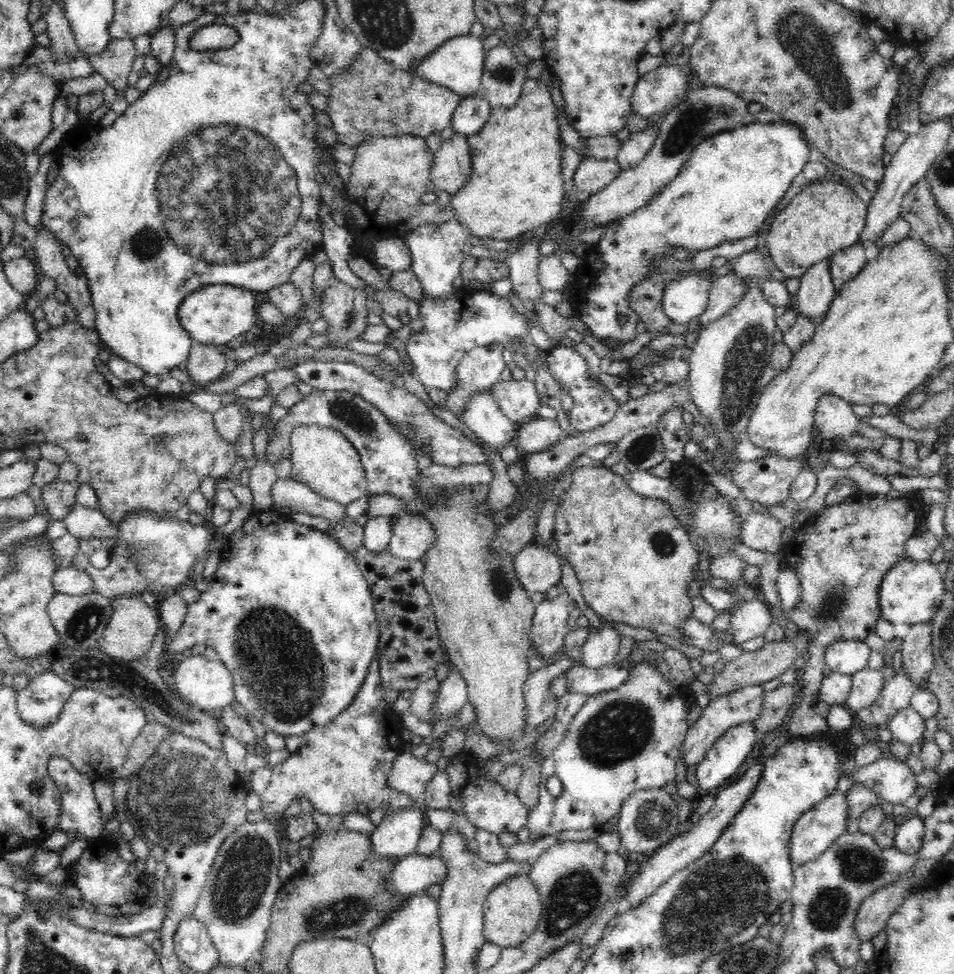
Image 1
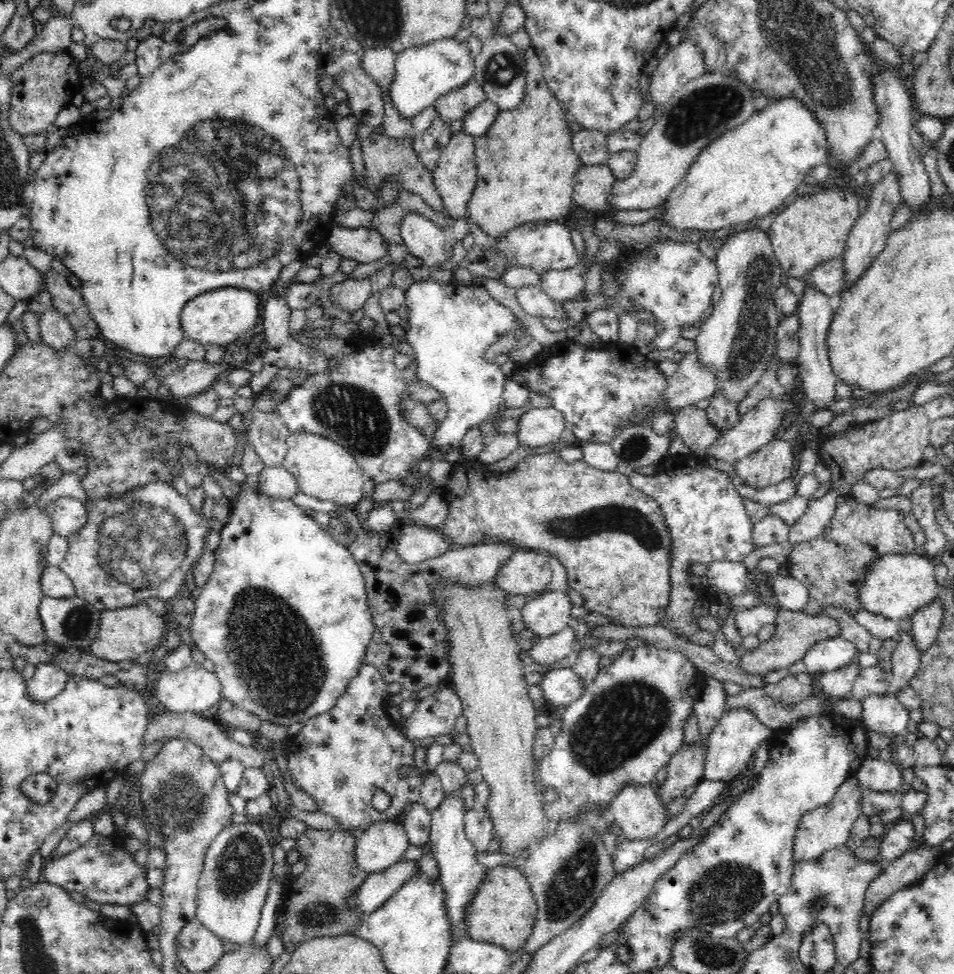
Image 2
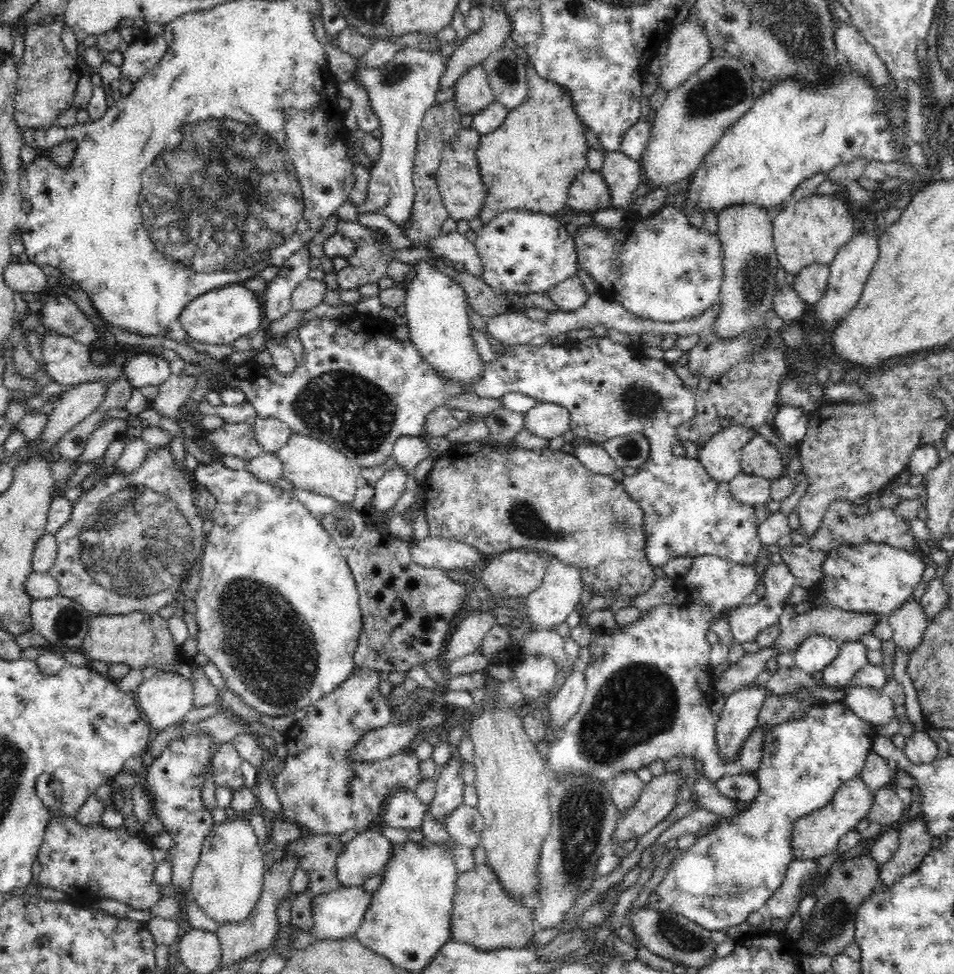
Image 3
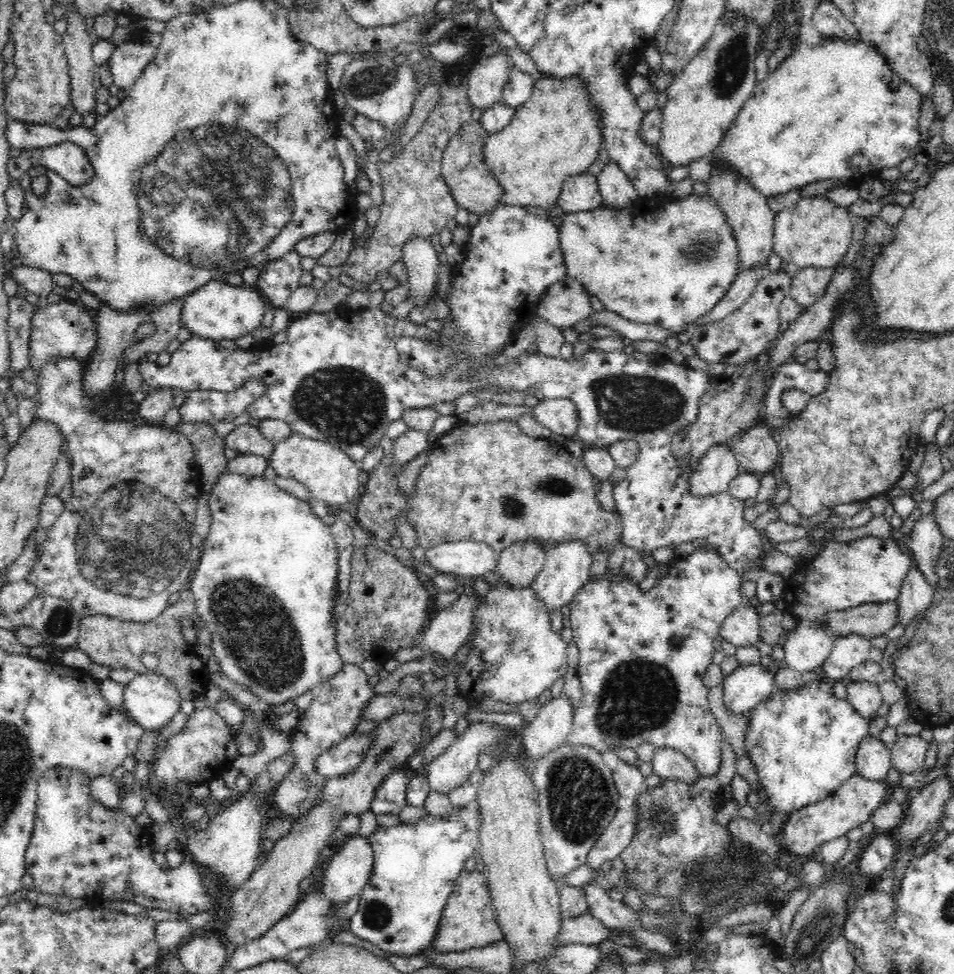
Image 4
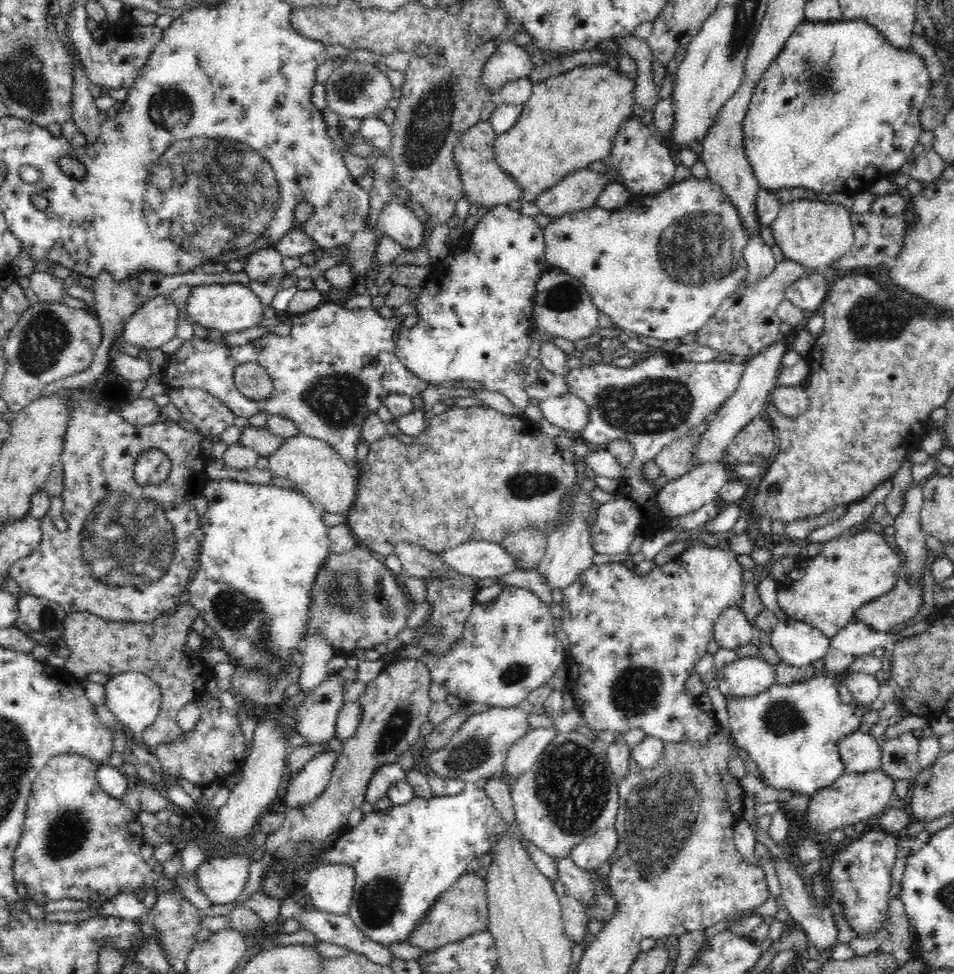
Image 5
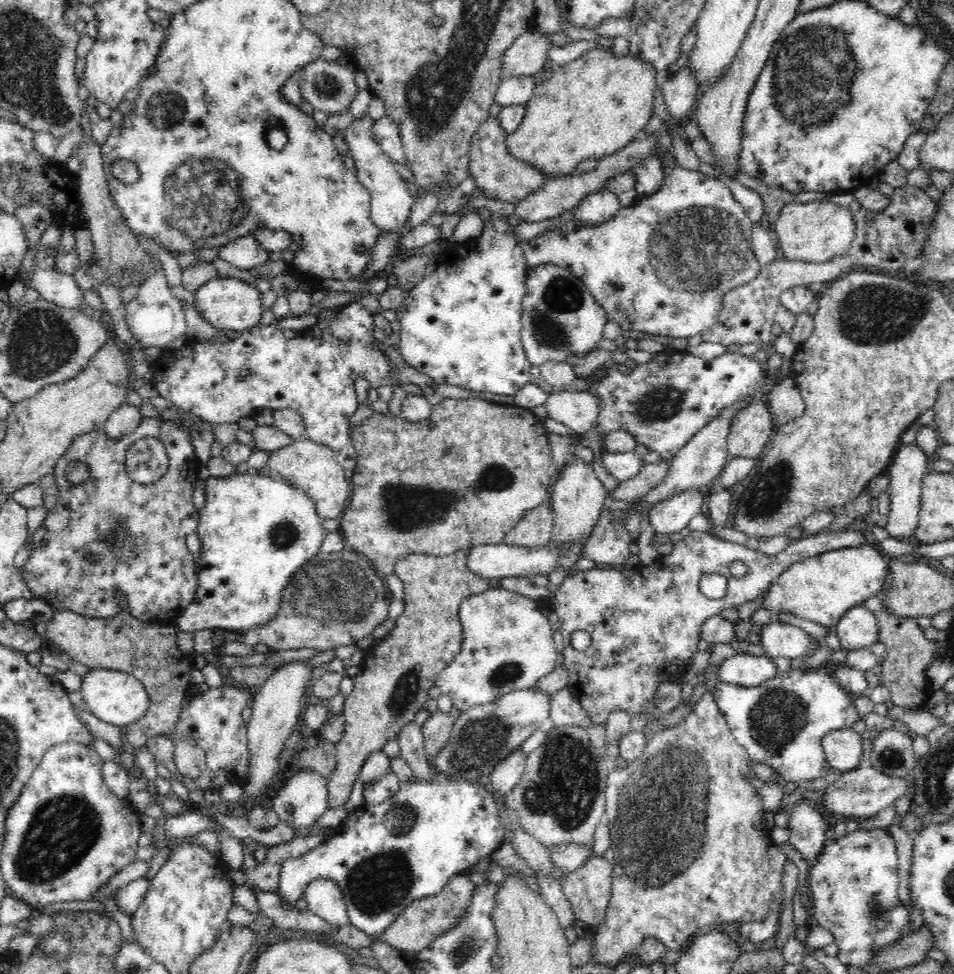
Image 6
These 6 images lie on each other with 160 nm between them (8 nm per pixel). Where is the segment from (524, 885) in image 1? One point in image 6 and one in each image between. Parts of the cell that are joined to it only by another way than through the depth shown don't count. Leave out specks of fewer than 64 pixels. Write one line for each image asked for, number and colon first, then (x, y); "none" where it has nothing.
2: (503, 911)
3: (484, 916)
4: (468, 921)
5: (462, 910)
6: (417, 926)

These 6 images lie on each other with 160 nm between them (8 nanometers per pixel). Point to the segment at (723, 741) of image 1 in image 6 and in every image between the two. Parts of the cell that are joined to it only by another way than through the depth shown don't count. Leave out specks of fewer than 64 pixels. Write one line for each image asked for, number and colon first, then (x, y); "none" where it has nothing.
2: (732, 744)
3: (738, 719)
4: (747, 686)
5: (747, 676)
6: (746, 670)

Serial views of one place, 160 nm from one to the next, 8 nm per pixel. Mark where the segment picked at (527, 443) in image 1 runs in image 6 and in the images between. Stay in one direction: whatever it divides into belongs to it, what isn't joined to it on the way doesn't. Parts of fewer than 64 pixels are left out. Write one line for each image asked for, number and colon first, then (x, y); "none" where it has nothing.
2: (537, 427)
3: (548, 420)
4: (560, 415)
5: (568, 411)
6: (579, 411)

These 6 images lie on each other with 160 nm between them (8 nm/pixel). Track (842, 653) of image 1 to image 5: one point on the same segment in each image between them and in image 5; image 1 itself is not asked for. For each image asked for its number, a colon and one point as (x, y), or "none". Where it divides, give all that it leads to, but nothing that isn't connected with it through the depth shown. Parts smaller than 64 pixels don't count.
2: (827, 655)
3: (817, 652)
4: (806, 647)
5: (799, 644)

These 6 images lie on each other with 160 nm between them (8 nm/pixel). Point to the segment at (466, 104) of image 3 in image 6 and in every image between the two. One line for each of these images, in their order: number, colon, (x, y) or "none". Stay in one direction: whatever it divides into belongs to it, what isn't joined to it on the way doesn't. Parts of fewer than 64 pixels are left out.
4: (486, 80)
5: (510, 62)
6: (526, 57)

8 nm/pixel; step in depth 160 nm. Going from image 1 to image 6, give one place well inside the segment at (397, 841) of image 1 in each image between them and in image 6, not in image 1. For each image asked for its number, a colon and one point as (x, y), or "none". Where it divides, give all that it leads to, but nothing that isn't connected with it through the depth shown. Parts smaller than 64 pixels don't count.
2: (382, 845)
3: (364, 856)
4: (349, 870)
5: (331, 887)
6: (324, 897)

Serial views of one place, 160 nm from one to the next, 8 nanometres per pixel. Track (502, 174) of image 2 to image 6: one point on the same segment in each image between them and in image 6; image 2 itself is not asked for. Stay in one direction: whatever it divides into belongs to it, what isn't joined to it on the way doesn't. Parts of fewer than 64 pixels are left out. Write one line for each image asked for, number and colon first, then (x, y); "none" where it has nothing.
3: (529, 162)
4: (557, 133)
5: (571, 119)
6: (591, 107)

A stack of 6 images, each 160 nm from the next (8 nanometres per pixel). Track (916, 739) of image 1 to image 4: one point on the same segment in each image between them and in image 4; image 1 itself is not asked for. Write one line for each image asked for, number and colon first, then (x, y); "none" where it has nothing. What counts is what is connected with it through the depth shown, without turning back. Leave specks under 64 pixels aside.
2: (885, 714)
3: (868, 703)
4: (866, 698)

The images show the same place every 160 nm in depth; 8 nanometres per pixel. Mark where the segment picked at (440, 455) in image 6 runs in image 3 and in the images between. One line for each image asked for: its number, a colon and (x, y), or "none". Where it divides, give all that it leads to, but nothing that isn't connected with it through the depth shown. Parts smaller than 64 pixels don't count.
3: (501, 497)
4: (489, 482)
5: (474, 473)

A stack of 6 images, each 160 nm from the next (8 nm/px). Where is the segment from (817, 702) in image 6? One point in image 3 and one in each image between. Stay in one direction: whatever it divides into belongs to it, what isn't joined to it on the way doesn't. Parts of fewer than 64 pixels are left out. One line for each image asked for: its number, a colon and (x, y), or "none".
3: (728, 873)
4: (803, 741)
5: (792, 732)

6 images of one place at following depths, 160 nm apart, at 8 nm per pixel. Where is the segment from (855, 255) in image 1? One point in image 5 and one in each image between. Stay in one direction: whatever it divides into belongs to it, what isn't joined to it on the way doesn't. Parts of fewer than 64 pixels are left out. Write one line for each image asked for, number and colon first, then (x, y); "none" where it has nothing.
2: (827, 277)
3: (811, 282)
4: (810, 284)
5: (808, 293)

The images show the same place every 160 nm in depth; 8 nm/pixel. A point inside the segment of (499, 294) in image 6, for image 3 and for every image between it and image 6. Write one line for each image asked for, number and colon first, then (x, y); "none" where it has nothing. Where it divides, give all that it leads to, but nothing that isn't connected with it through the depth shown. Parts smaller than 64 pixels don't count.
3: (521, 252)
4: (511, 258)
5: (475, 318)

